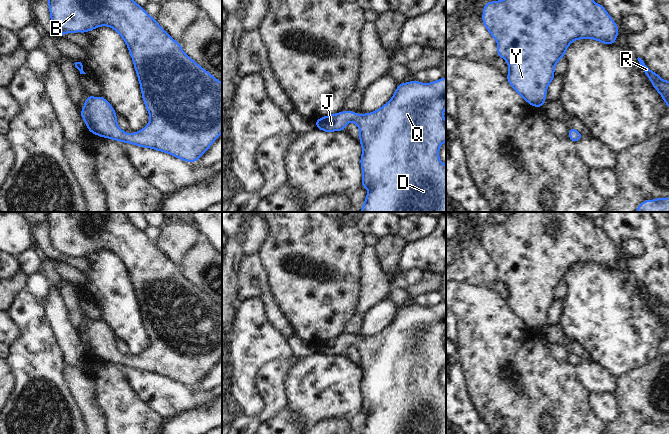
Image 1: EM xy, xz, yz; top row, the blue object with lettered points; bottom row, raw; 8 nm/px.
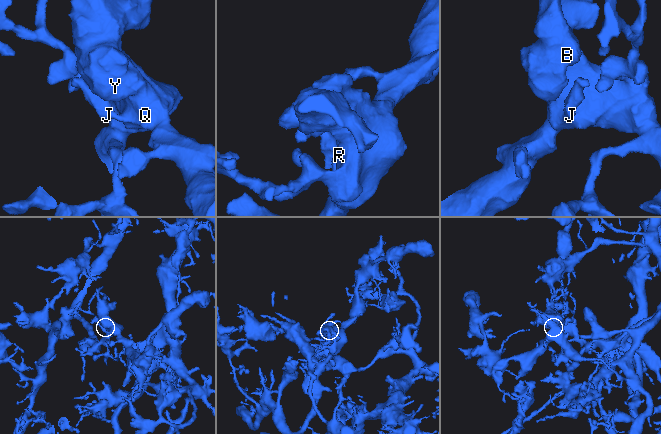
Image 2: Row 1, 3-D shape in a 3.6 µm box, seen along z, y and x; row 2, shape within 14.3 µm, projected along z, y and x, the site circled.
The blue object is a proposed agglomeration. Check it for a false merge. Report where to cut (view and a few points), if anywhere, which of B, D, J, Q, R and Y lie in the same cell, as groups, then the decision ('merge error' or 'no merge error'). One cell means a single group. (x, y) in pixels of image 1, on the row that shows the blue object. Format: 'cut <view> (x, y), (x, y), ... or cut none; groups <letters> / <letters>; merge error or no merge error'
cut none; groups B D J Q R Y; no merge error

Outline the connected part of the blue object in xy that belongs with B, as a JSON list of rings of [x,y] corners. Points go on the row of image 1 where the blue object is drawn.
[[[48,0],[48,7],[54,26],[53,35],[87,33],[100,26],[108,26],[122,37],[134,63],[142,99],[150,116],[149,123],[139,132],[127,134],[118,126],[112,105],[103,96],[88,95],[80,111],[87,129],[103,138],[165,152],[185,162],[197,162],[222,133],[222,83],[187,56],[180,43],[134,0]]]

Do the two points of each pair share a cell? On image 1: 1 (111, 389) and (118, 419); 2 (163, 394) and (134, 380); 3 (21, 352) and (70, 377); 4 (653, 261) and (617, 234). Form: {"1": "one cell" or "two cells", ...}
{"1": "one cell", "2": "one cell", "3": "two cells", "4": "one cell"}

